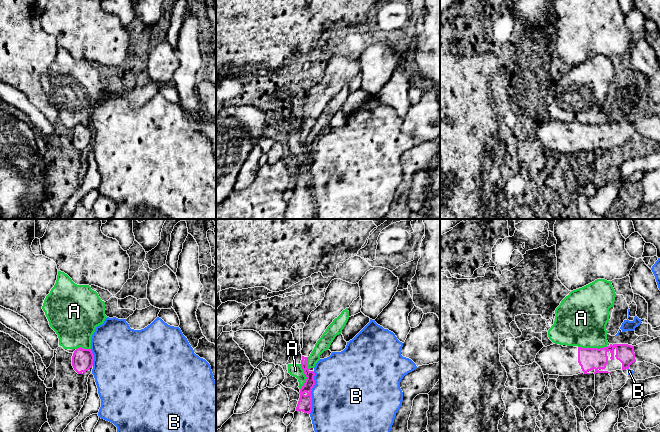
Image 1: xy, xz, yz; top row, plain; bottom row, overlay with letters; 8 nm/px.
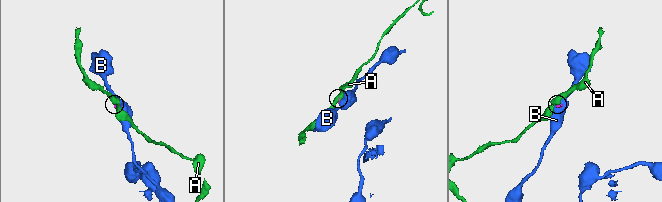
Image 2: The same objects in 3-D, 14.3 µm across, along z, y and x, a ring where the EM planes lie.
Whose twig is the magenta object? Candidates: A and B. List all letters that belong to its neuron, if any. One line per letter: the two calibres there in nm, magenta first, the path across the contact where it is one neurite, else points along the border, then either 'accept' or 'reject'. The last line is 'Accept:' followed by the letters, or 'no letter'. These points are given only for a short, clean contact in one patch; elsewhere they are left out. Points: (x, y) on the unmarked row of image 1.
A: 180/420 nm | along yz (607, 122), (599, 124), (578, 123) | reject
B: 110/460 nm | along xz (314, 147), (314, 162), (311, 167), (311, 187), (309, 189) | reject
Accept: no letter

